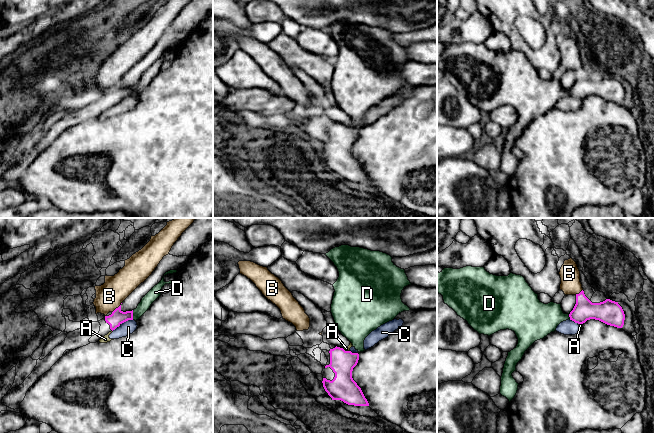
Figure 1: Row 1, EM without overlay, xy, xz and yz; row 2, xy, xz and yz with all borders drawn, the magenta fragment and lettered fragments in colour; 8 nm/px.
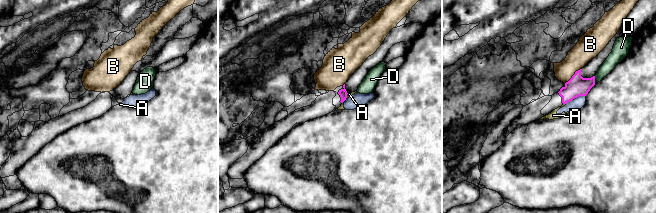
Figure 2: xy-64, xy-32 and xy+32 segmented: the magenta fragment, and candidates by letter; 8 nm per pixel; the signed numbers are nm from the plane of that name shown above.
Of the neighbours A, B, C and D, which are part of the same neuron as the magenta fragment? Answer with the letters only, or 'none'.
none

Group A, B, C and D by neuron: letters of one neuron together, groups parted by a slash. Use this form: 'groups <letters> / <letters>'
groups A C / B / D

